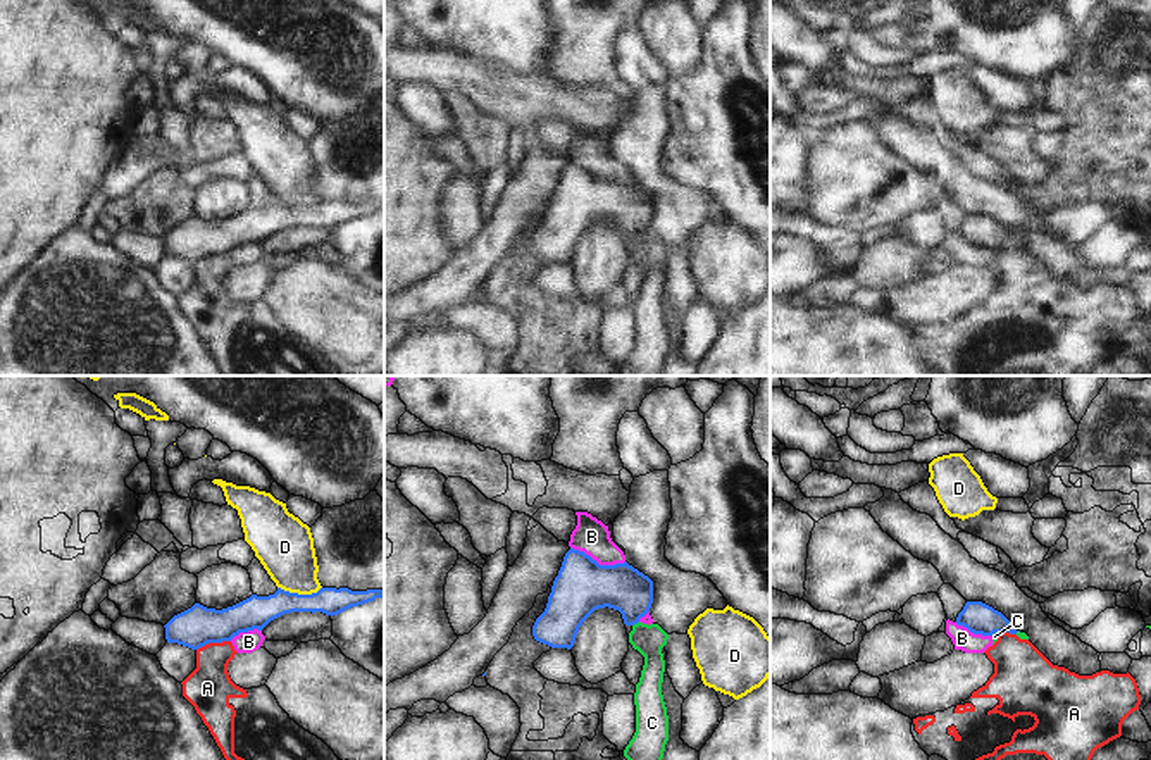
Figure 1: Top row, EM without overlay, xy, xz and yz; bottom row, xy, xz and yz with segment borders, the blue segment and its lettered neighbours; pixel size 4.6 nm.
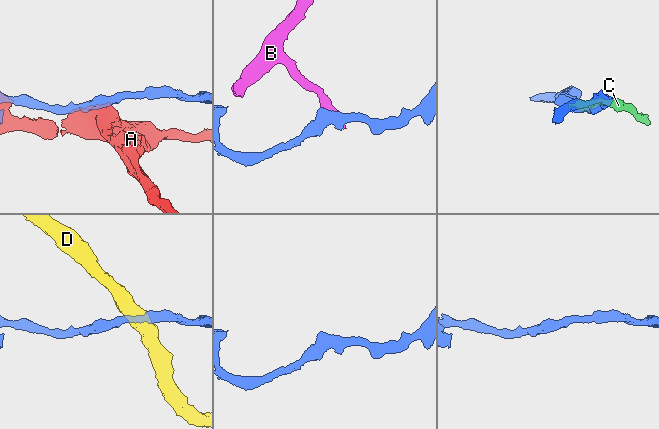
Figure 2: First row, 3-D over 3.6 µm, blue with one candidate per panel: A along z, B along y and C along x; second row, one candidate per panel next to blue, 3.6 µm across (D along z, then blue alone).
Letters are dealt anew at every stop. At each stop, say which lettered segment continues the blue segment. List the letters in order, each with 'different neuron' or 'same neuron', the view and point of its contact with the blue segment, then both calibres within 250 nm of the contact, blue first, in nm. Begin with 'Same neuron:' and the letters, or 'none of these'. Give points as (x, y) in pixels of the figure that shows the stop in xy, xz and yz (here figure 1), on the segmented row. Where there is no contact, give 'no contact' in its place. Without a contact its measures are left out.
Same neuron: none of these
A: different neuron | xy (212, 641) | 190/220 nm
B: different neuron | xz (597, 562) | 260/160 nm
C: different neuron | xz (634, 622) | 220/140 nm
D: different neuron | xy (300, 595) | 160/280 nm

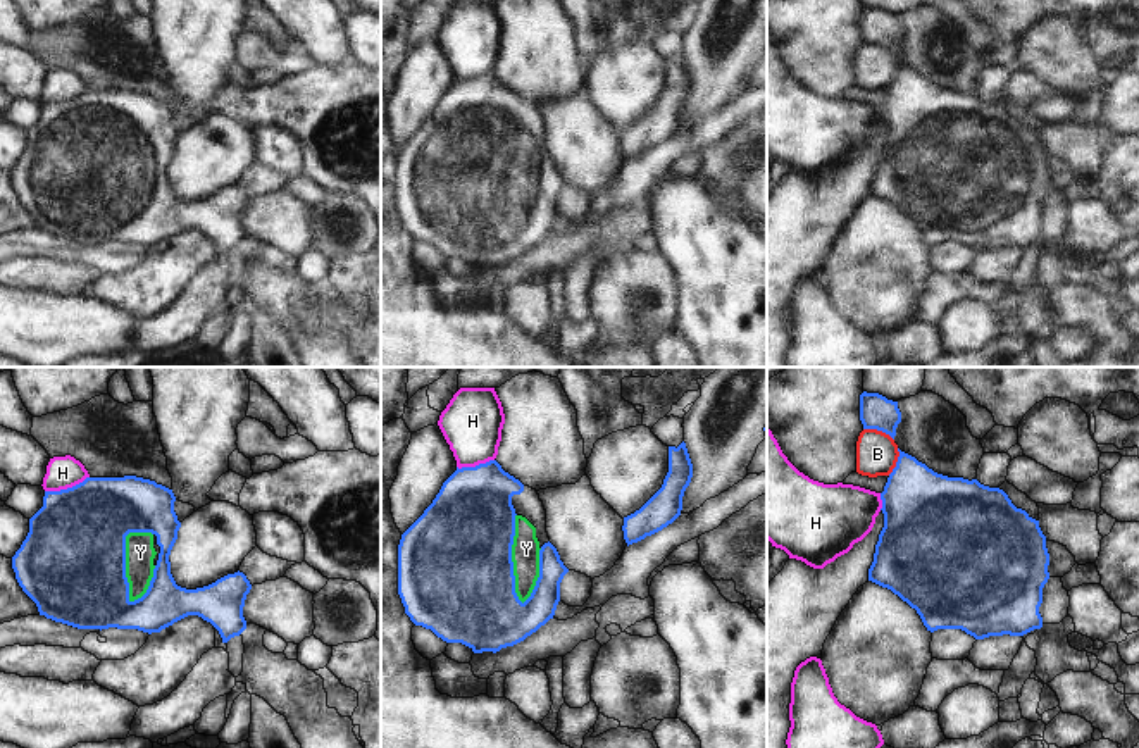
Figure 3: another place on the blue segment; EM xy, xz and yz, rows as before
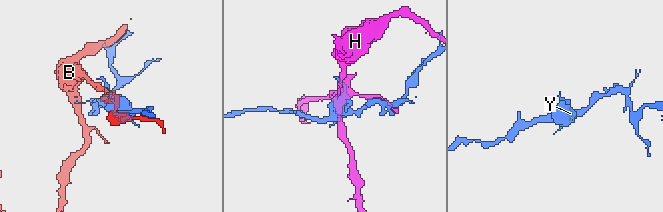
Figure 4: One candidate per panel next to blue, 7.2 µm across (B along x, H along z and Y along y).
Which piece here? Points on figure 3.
Same neuron: Y
B: different neuron | yz (879, 430) | 160/190 nm
H: different neuron | xy (68, 488) | 460/150 nm
Y: same neuron | xz (510, 559) | 500/130 nm

